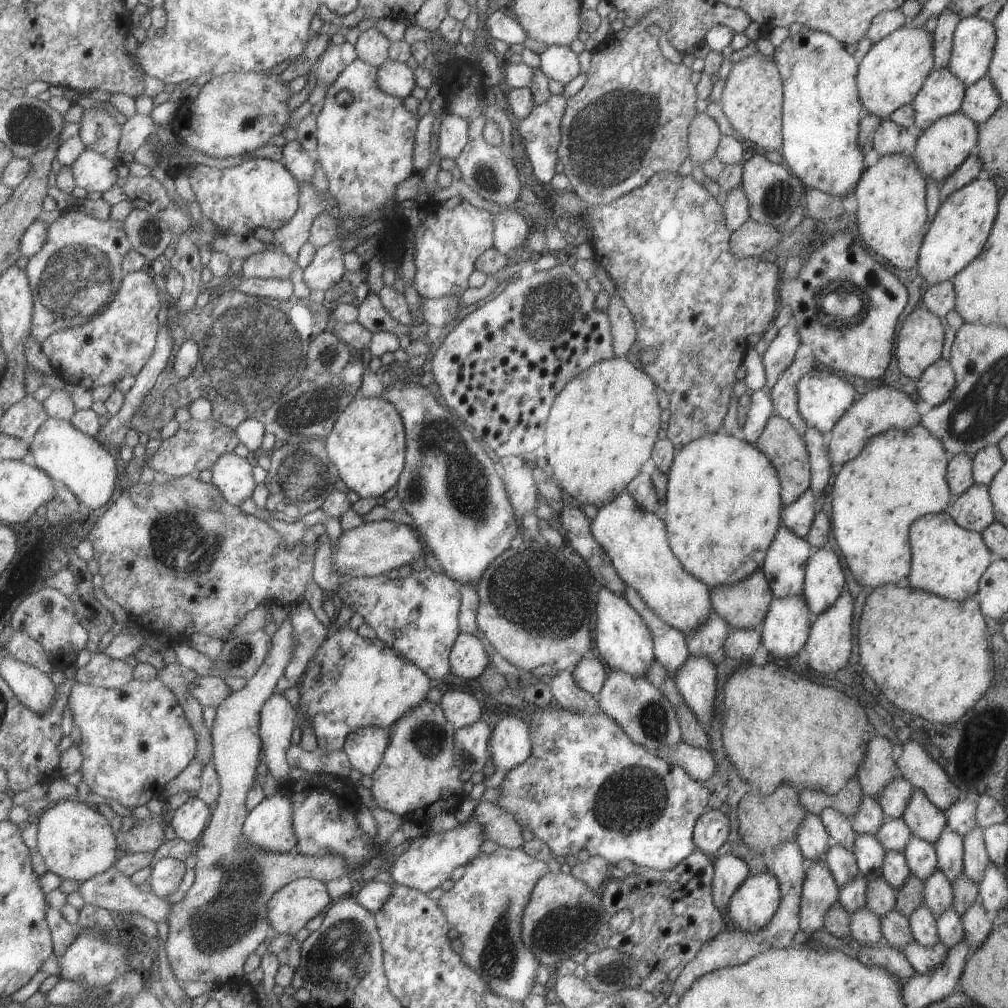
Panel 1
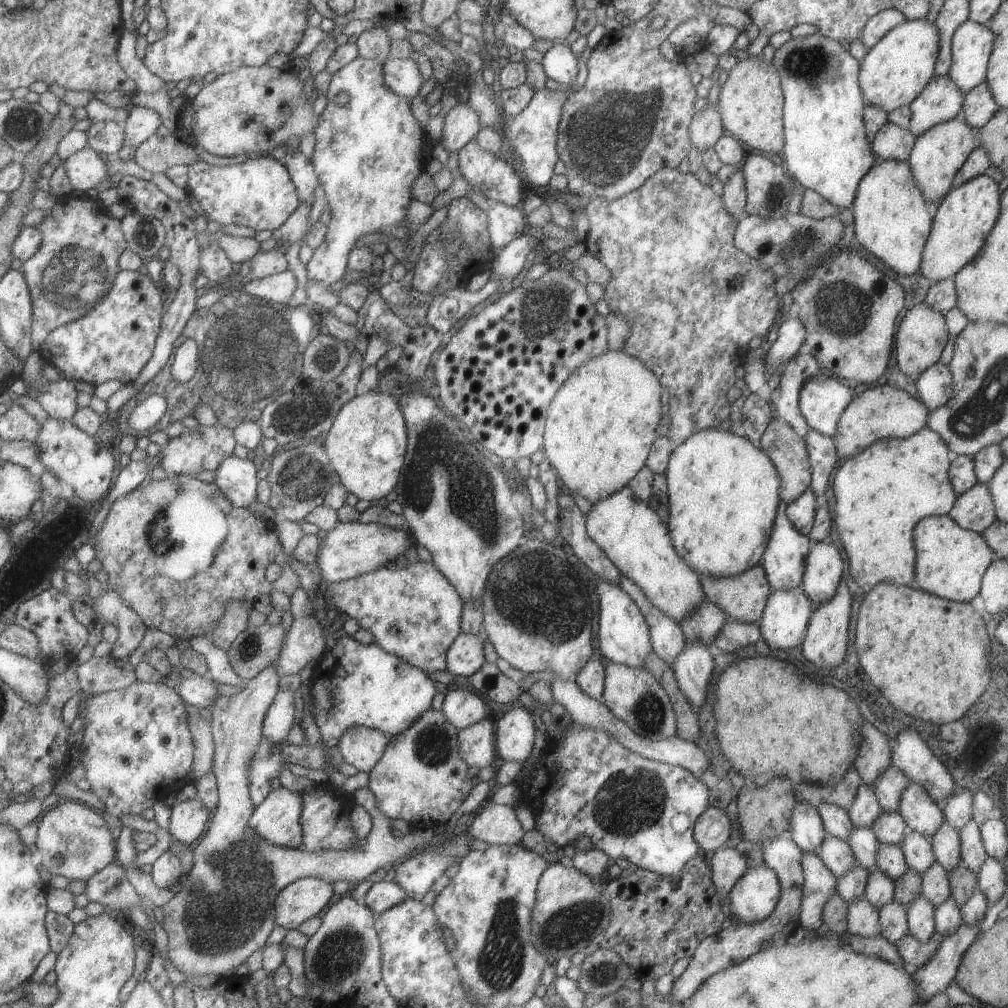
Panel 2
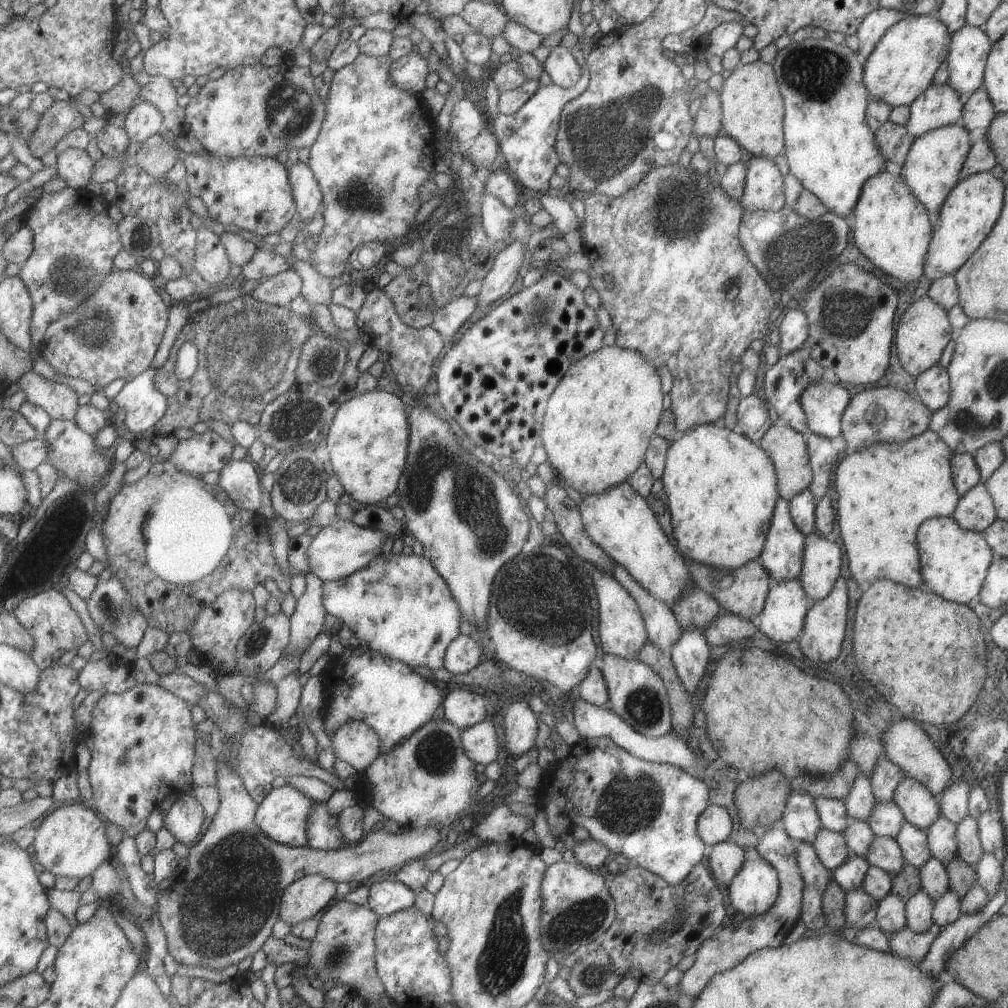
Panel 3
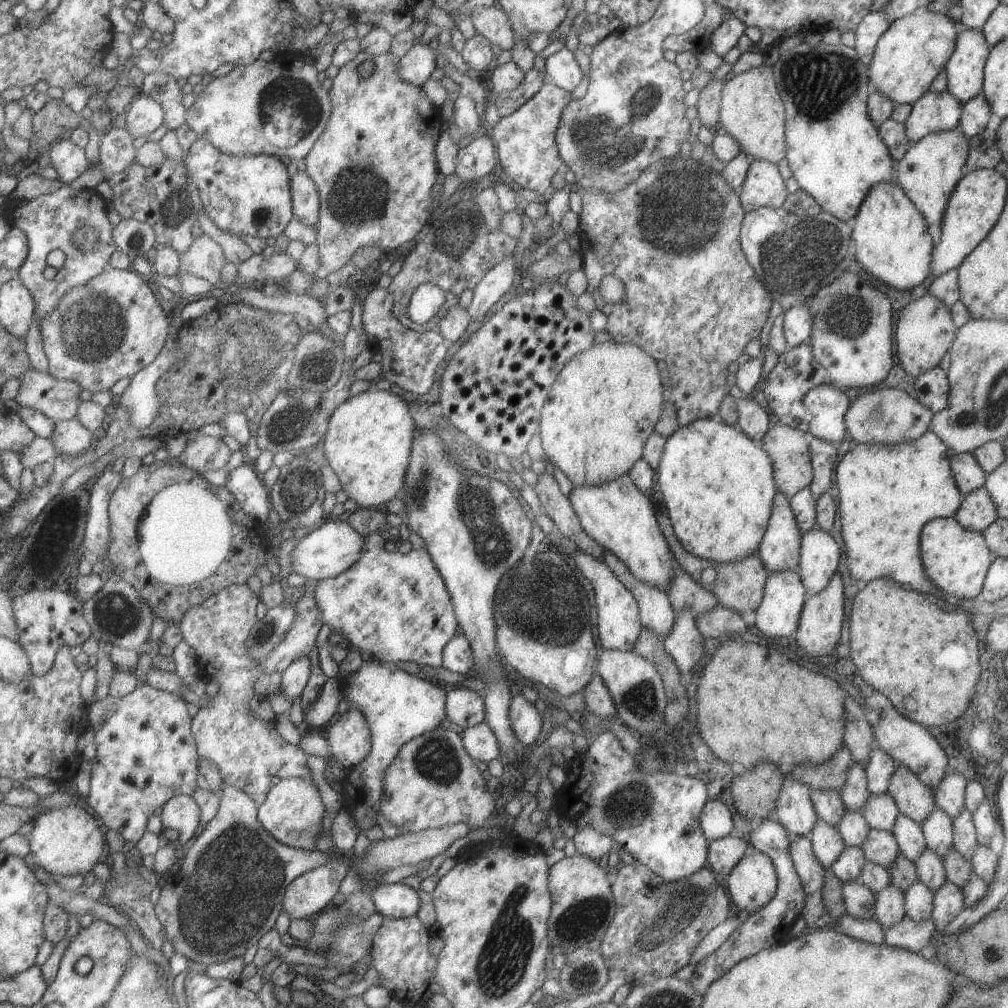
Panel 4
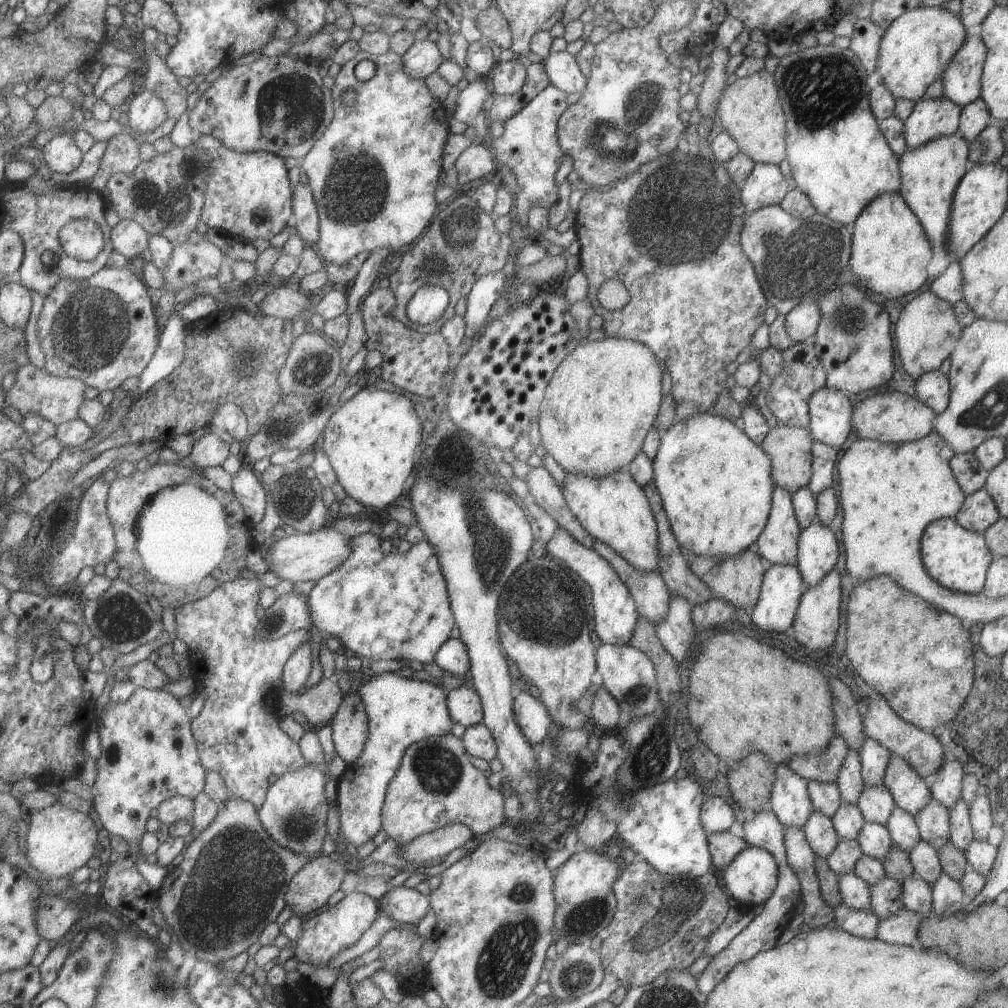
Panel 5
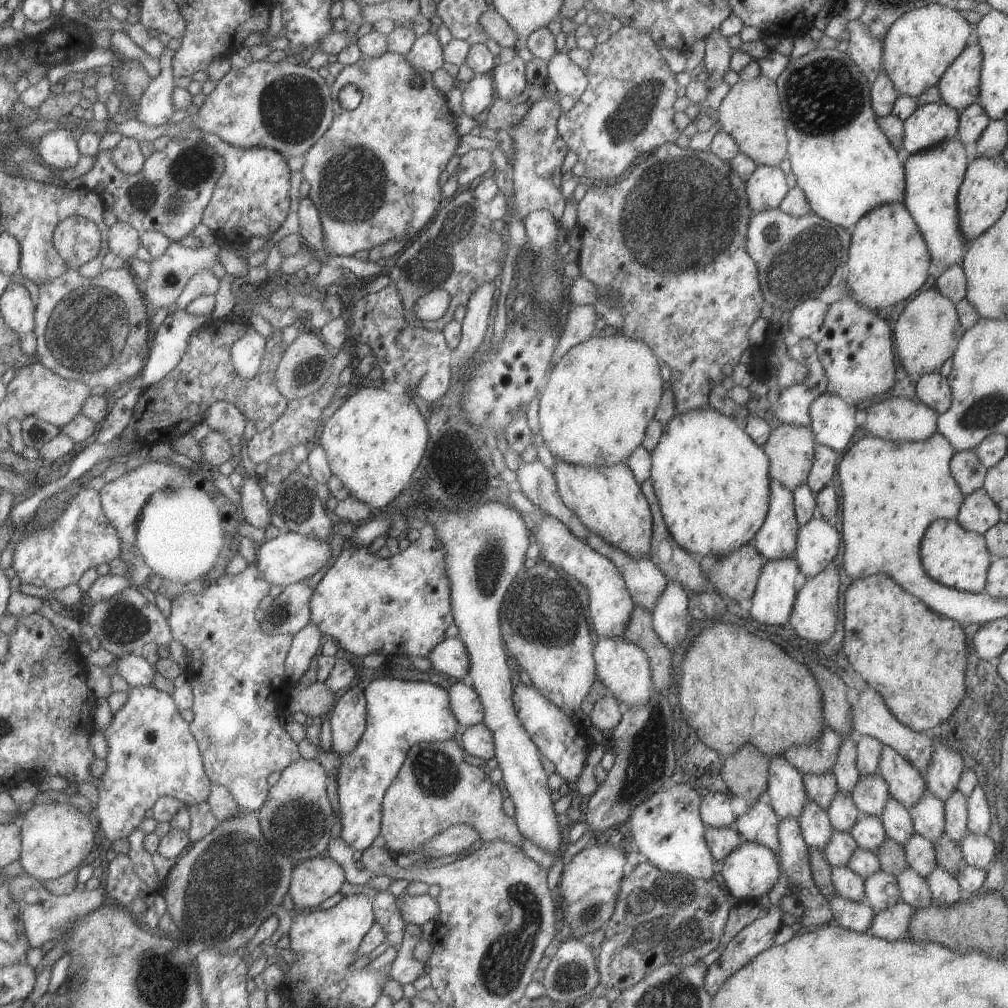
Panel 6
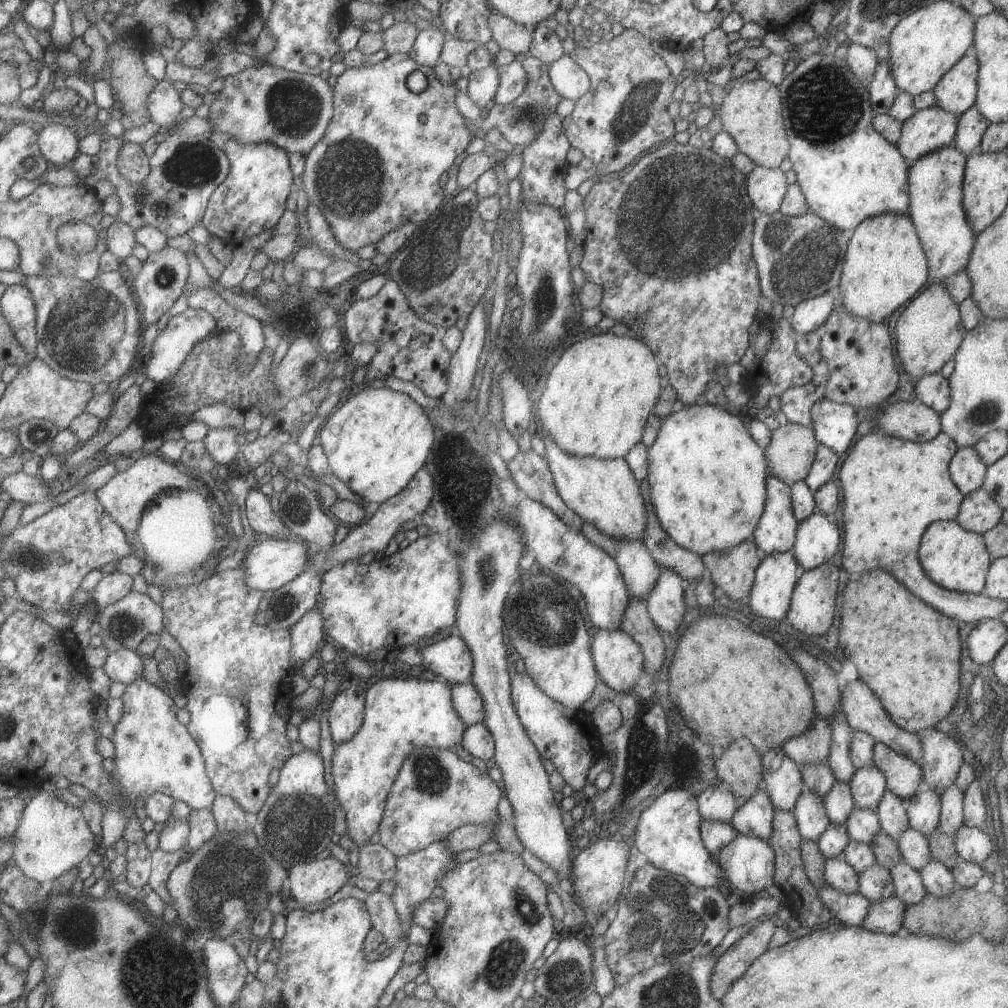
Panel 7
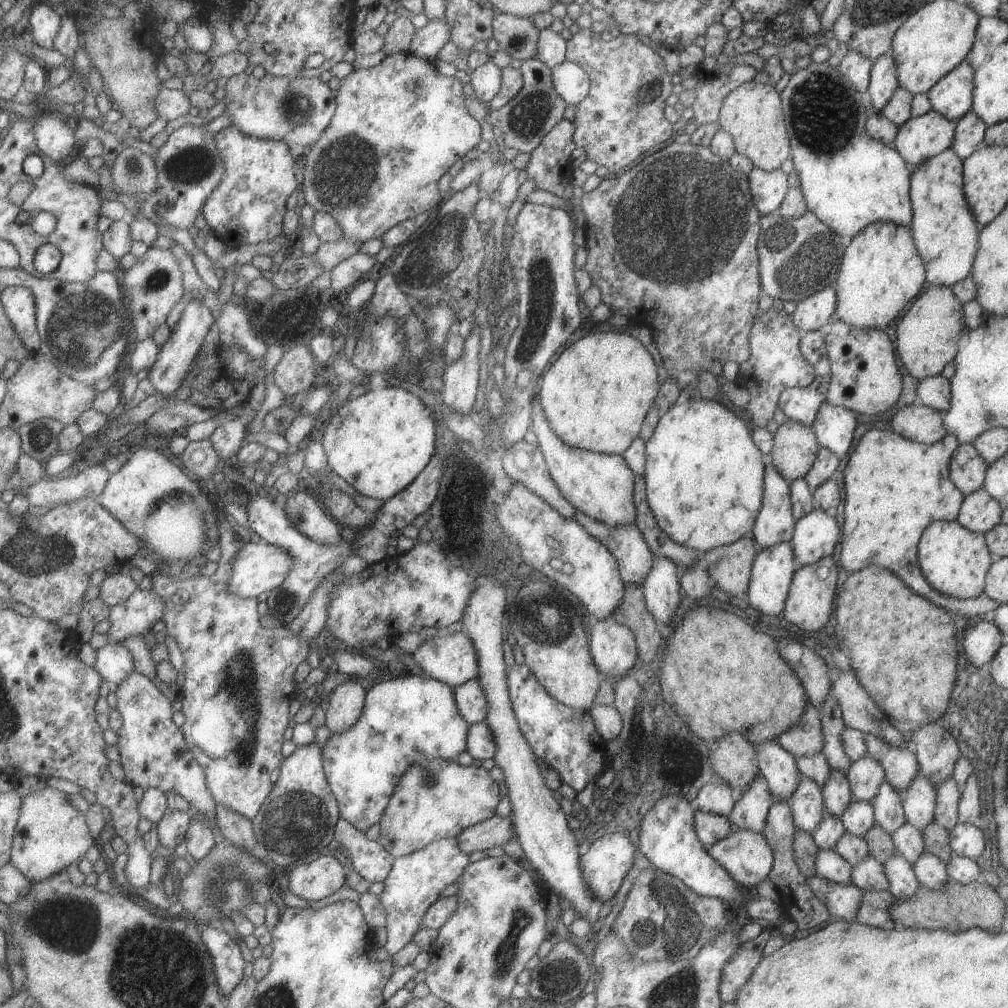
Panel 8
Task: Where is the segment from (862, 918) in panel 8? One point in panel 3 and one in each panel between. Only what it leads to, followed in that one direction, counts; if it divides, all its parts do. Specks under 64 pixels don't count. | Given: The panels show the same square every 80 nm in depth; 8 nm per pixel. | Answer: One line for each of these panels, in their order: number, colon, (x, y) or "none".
3: (906, 944)
4: (906, 934)
5: (902, 928)
6: (891, 924)
7: (884, 916)

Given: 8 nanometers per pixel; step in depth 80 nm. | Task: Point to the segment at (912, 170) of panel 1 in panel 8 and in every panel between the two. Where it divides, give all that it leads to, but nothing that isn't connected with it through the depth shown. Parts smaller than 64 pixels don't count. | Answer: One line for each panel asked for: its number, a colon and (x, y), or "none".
2: (890, 220)
3: (891, 228)
4: (889, 239)
5: (889, 254)
6: (887, 261)
7: (884, 265)
8: (880, 271)

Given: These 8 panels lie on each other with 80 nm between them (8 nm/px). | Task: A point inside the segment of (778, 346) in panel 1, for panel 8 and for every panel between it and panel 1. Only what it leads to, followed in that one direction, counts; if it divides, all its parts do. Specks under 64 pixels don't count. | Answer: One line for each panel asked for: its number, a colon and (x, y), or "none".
2: (791, 335)
3: (792, 326)
4: (797, 323)
5: (801, 321)
6: (805, 318)
7: (807, 317)
8: (818, 309)

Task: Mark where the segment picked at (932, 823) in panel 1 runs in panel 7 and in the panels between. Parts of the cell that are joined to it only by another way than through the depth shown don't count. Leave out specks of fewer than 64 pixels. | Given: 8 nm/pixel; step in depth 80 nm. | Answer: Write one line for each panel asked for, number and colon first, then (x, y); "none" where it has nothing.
2: (922, 815)
3: (919, 807)
4: (913, 799)
5: (910, 793)
6: (905, 784)
7: (902, 776)

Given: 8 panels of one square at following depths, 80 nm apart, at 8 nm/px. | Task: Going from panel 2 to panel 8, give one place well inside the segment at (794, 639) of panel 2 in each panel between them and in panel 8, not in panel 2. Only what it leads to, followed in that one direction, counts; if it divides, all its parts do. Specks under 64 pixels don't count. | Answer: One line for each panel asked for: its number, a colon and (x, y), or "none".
3: (781, 619)
4: (777, 616)
5: (781, 587)
6: (772, 602)
7: (774, 579)
8: (772, 569)

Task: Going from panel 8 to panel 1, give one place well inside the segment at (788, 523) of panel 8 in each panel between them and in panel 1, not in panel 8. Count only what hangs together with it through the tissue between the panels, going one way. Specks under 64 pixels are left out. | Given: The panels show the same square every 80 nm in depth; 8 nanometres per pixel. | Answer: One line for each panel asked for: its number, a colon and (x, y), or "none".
1: (784, 563)
2: (783, 559)
3: (781, 556)
4: (779, 550)
5: (777, 543)
6: (776, 539)
7: (775, 532)

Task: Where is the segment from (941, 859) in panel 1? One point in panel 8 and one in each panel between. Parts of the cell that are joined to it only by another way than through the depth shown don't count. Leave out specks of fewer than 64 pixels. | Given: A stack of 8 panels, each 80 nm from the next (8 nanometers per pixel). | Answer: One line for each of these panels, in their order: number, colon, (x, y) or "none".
2: (945, 843)
3: (940, 833)
4: (937, 829)
5: (932, 822)
6: (927, 815)
7: (922, 809)
8: (919, 801)

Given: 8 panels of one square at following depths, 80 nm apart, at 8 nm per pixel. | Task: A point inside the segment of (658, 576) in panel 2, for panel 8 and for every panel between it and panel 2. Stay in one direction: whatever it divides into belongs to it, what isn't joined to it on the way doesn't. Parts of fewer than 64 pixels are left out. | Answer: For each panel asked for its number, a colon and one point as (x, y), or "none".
3: (618, 520)
4: (616, 515)
5: (613, 509)
6: (608, 500)
7: (603, 491)
8: (600, 485)

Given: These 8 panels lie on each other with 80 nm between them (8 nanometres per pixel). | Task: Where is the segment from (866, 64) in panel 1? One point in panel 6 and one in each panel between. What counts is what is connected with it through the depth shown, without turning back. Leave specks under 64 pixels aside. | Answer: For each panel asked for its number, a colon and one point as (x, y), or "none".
2: (892, 74)
3: (901, 66)
4: (908, 55)
5: (914, 50)
6: (918, 46)

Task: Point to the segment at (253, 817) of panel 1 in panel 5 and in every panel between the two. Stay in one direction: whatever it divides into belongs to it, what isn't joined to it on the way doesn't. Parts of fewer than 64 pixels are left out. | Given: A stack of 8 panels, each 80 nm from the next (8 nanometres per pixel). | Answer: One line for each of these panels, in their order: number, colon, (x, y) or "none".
2: (276, 820)
3: (282, 816)
4: (292, 812)
5: (293, 813)

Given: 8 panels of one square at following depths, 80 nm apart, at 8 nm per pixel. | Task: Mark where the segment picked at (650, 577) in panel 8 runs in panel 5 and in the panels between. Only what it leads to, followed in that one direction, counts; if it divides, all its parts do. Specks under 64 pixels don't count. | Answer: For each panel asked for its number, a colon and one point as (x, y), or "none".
5: (675, 631)
6: (670, 617)
7: (664, 604)

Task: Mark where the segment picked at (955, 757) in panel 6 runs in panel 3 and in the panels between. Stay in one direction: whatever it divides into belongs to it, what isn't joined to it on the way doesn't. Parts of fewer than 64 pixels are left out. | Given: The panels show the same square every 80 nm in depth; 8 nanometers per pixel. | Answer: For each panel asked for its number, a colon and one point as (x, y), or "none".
3: (953, 801)
4: (949, 793)
5: (945, 785)

